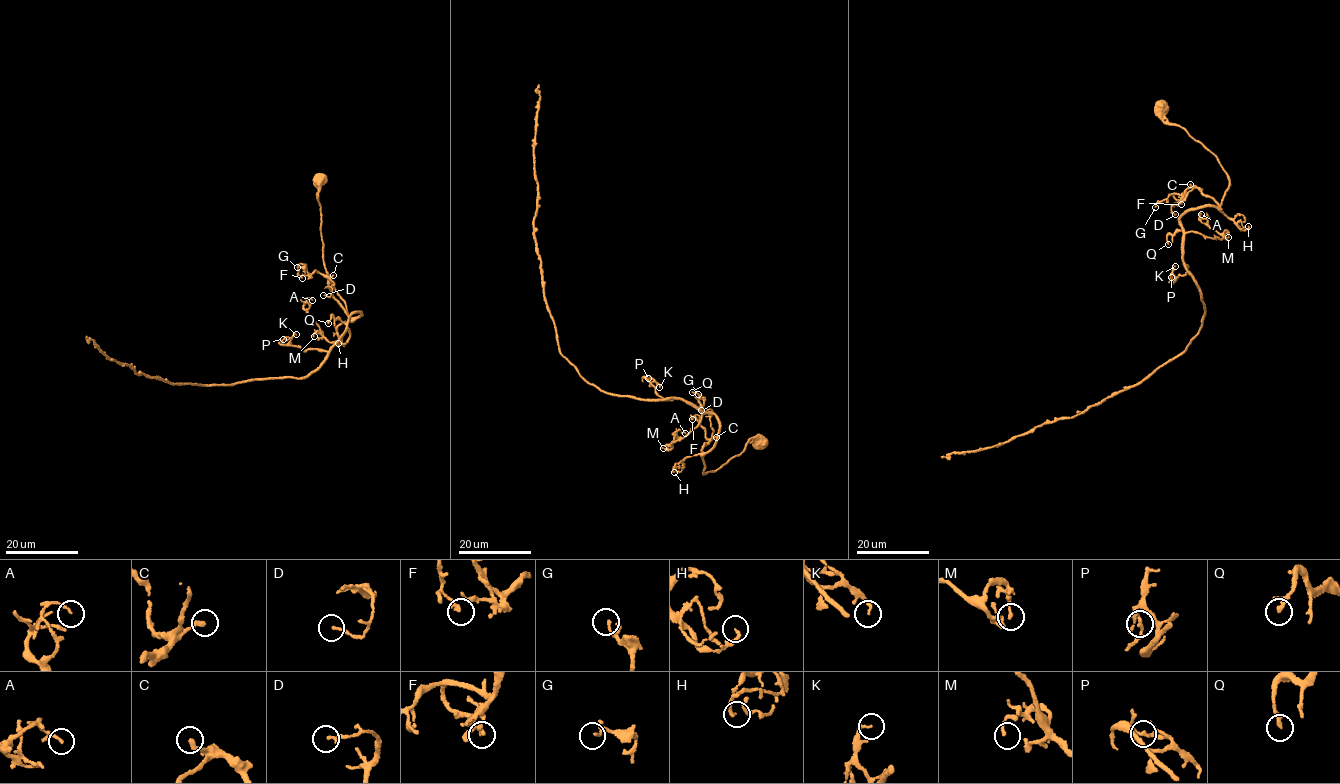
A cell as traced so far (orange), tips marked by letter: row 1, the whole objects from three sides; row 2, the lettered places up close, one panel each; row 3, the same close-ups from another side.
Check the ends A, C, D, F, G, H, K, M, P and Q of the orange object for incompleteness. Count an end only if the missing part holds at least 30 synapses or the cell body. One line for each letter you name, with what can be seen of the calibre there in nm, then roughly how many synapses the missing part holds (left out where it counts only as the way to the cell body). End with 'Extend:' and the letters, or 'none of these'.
Extend: none of these

